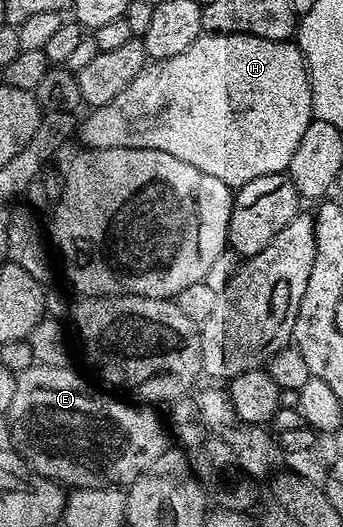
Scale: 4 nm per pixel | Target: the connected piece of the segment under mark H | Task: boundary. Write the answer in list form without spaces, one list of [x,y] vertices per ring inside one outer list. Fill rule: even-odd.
[[[210,33],[197,38],[187,51],[179,51],[179,55],[171,55],[154,60],[146,64],[145,69],[131,84],[115,99],[111,99],[106,105],[98,105],[89,114],[85,121],[79,125],[79,141],[86,150],[90,149],[114,149],[115,147],[136,147],[139,149],[163,149],[168,153],[174,153],[177,157],[184,157],[186,161],[192,161],[194,165],[205,169],[209,173],[224,175],[230,186],[240,187],[246,185],[251,179],[259,179],[259,175],[271,175],[272,173],[286,172],[295,155],[295,147],[299,147],[299,139],[303,139],[303,131],[315,119],[313,111],[313,82],[309,80],[309,66],[304,53],[301,52],[300,44],[292,40],[272,41],[267,37],[254,37],[252,33]]]

